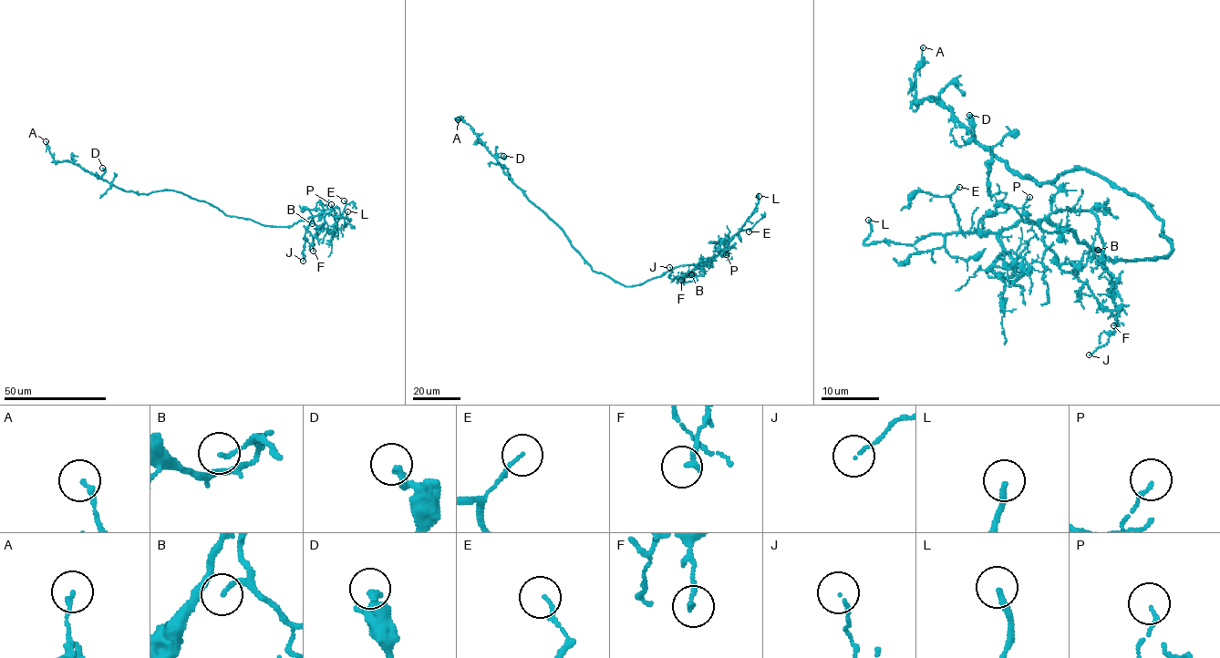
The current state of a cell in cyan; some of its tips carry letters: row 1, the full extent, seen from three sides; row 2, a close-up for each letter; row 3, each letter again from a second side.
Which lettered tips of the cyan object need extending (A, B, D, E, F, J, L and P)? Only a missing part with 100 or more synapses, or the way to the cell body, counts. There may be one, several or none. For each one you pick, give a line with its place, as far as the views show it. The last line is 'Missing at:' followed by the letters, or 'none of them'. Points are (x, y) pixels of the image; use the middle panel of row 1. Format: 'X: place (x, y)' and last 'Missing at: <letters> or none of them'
L: place (759, 196)
Missing at: L

